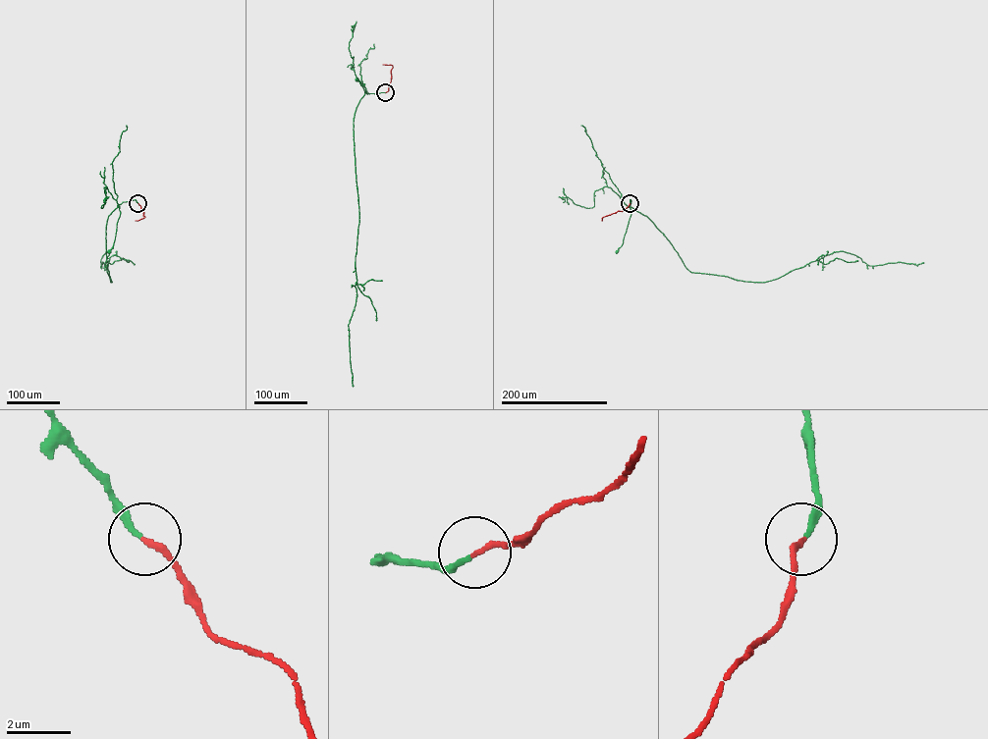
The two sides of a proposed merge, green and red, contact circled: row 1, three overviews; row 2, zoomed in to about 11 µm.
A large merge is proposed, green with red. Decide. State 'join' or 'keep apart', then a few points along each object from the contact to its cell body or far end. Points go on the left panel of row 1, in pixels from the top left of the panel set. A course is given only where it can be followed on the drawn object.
join; green runs (137, 203), (130, 199), (117, 205), (120, 214), (113, 247), (109, 251); red runs (137, 203), (145, 217), (135, 221)

